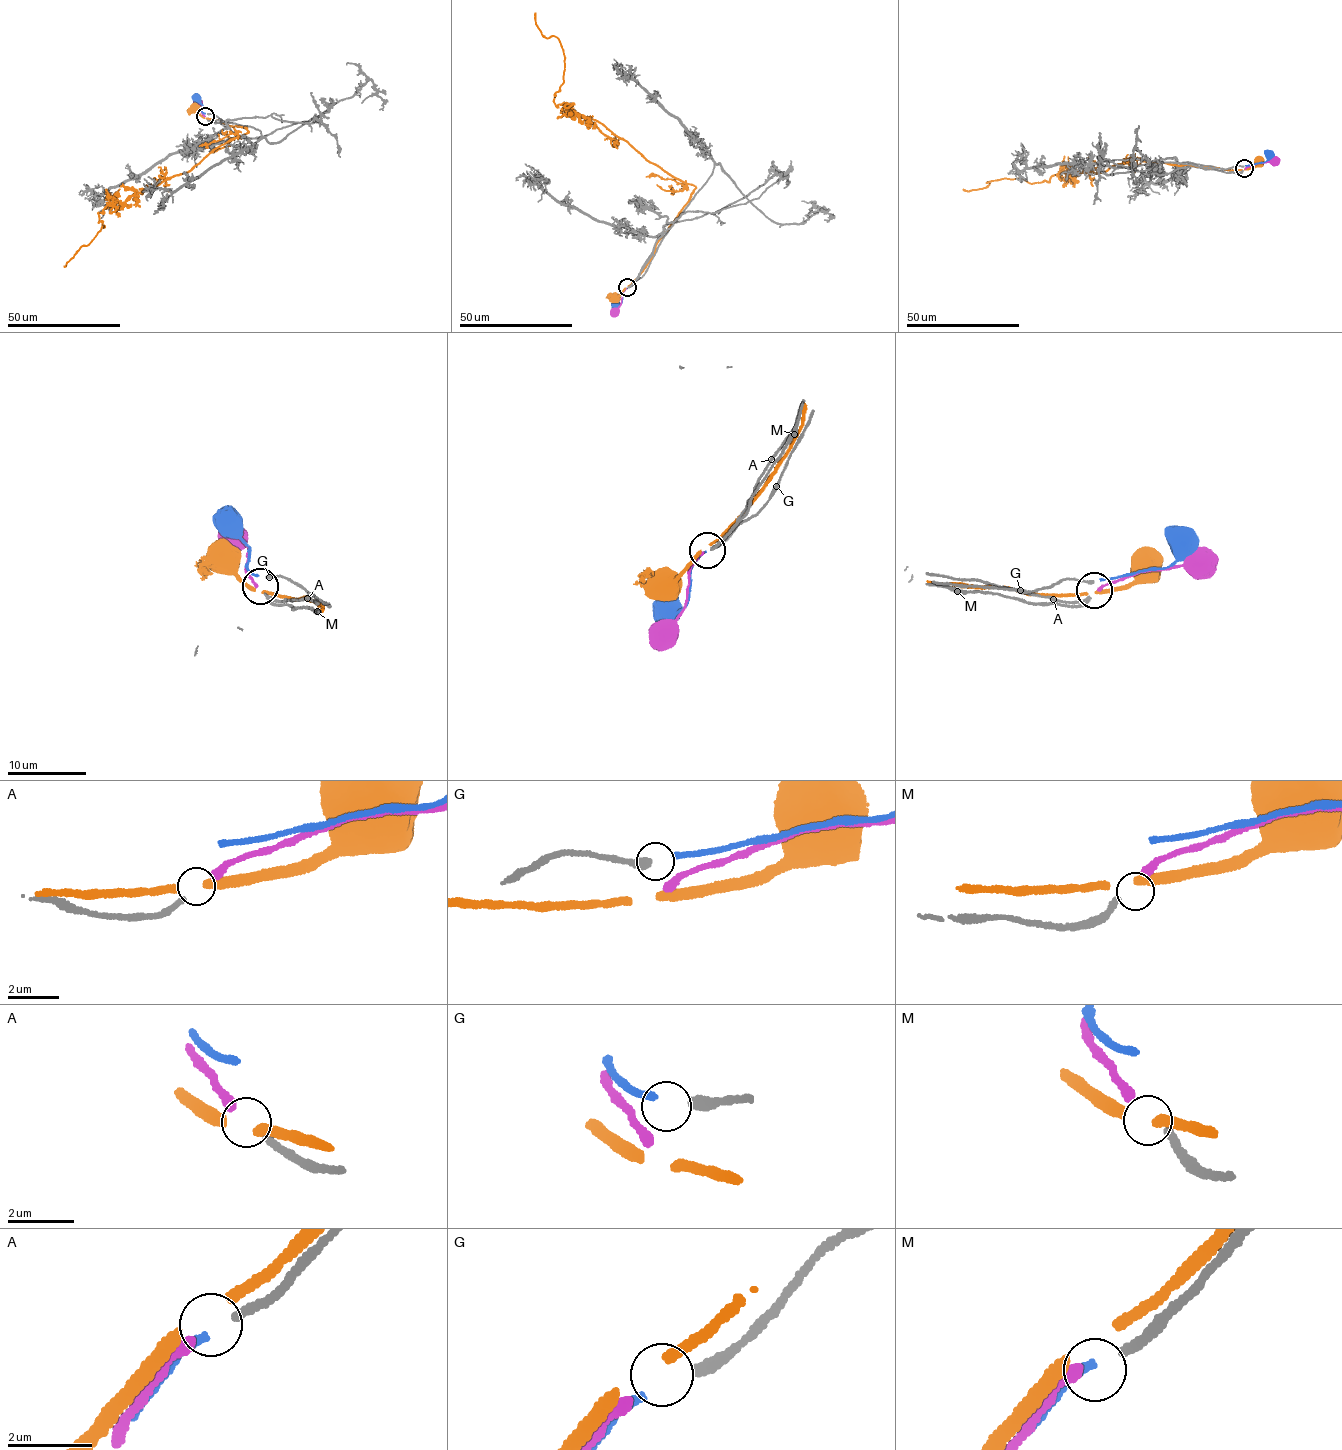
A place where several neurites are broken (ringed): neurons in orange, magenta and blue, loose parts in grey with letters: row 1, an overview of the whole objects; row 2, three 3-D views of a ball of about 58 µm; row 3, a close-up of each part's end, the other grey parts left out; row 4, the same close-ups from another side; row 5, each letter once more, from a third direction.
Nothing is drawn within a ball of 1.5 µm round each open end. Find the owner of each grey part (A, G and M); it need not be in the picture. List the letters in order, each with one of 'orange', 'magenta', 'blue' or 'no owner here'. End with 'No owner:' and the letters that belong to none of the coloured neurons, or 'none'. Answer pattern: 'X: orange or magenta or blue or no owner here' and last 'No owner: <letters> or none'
A: magenta
G: blue
M: no owner here
No owner: M

